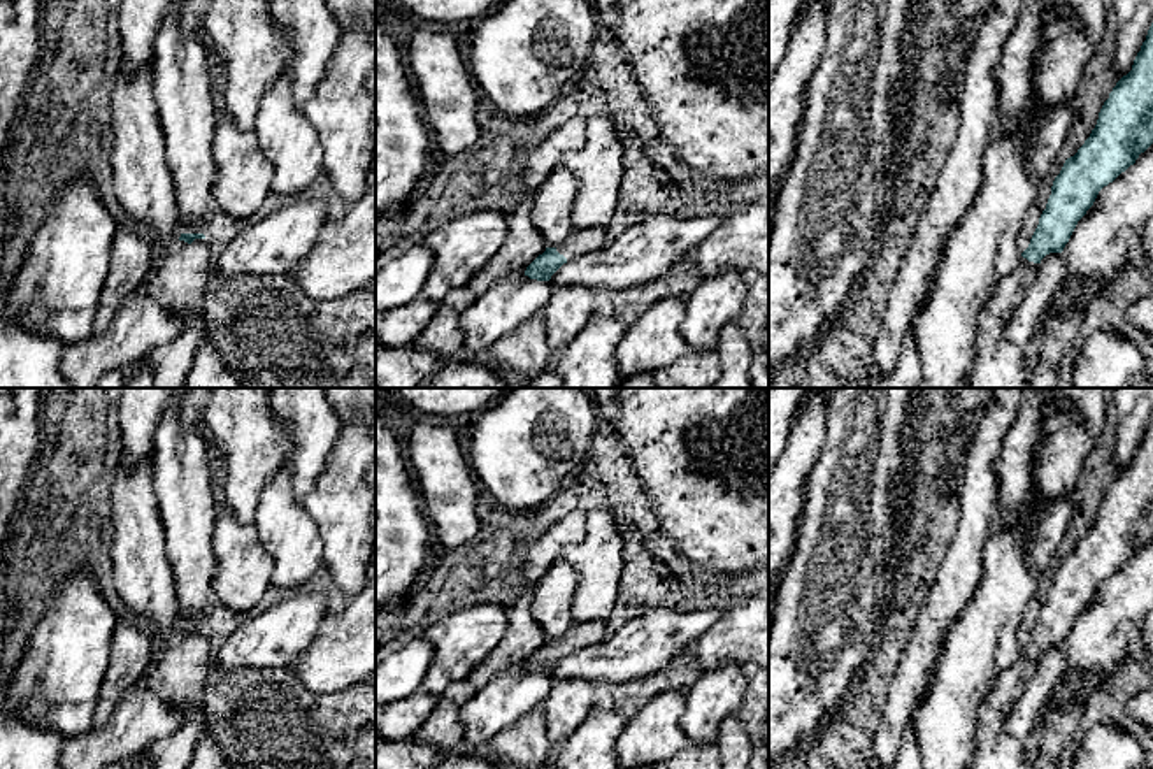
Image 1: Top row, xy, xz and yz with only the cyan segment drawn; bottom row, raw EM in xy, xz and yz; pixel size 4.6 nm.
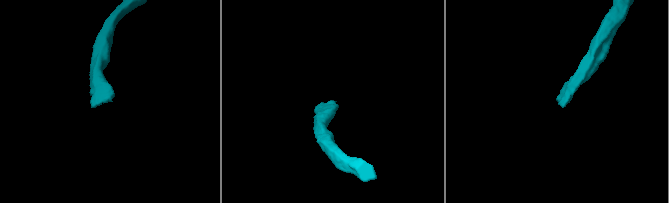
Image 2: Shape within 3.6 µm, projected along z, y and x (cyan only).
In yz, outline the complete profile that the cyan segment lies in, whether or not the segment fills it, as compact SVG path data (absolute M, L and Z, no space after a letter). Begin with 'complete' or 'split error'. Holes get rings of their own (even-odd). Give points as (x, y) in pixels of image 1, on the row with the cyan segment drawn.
split error; M1153 23L1137 53L1132 70L1123 75L1104 102L1095 128L1078 153L1065 160L1055 177L1046 209L1030 239L1020 253L1014 270L1006 276L993 298L979 313L974 337L974 363L963 388L1027 388L1025 348L1013 344L1006 335L1006 325L1035 279L1041 260L1049 253L1062 253L1078 221L1093 205L1099 191L1135 163L1141 153L1153 144Z

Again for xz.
split error; M574 228L565 241L555 248L546 248L546 251L526 267L525 276L537 281L549 281L563 263L581 255L598 251L605 242L605 228Z

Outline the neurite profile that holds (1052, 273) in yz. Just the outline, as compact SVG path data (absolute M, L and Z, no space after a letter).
M1049 253L1041 260L1035 279L1007 320L1006 335L1013 344L1021 348L1030 344L1044 309L1065 277L1067 269L1060 253Z

